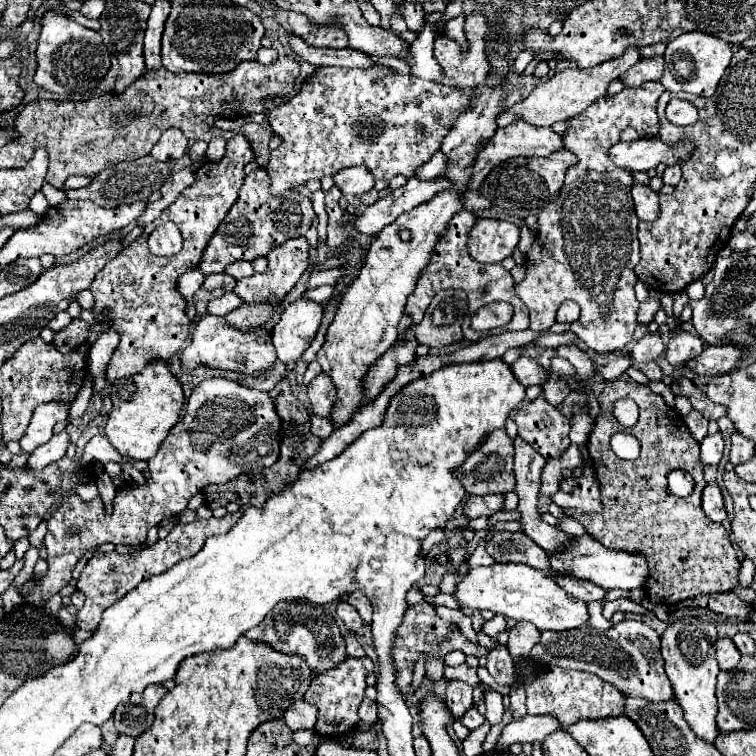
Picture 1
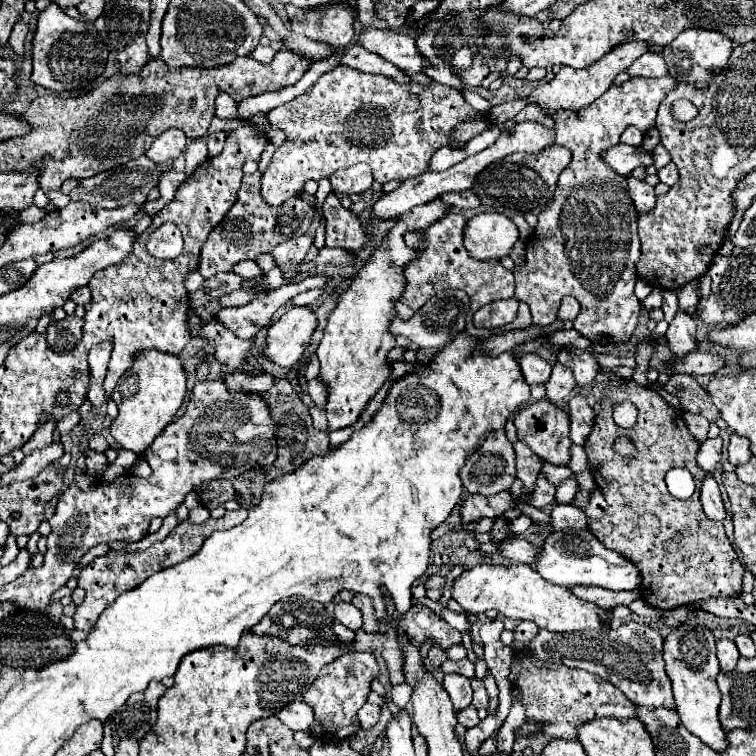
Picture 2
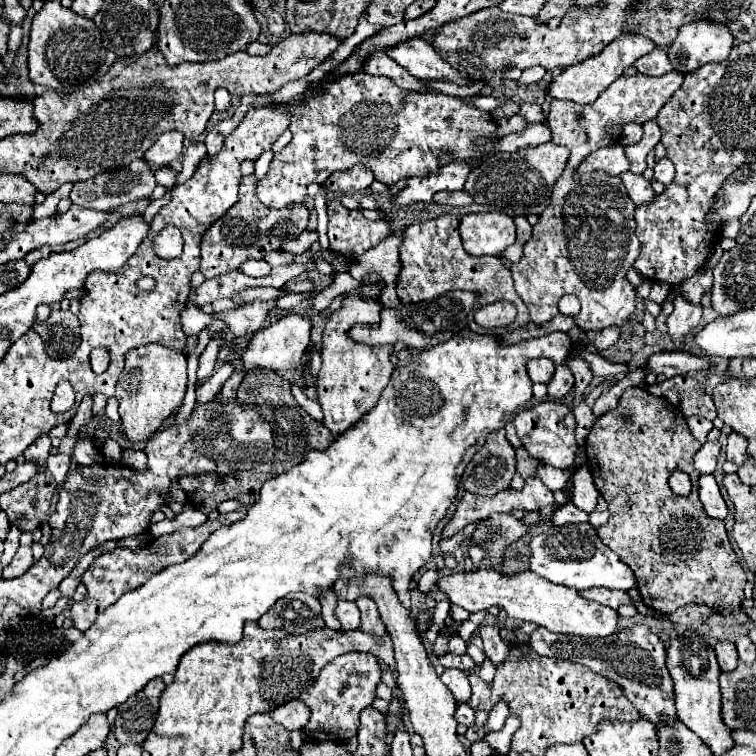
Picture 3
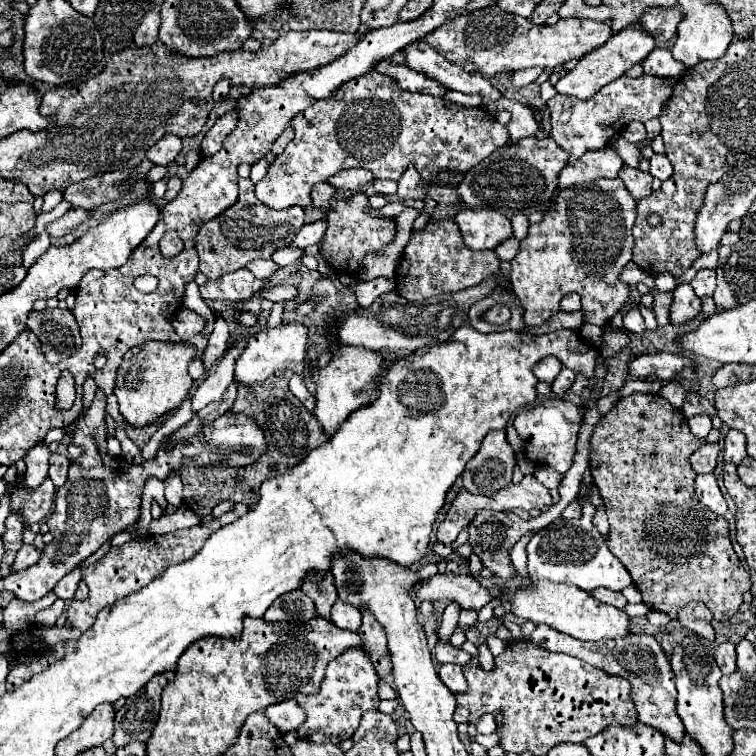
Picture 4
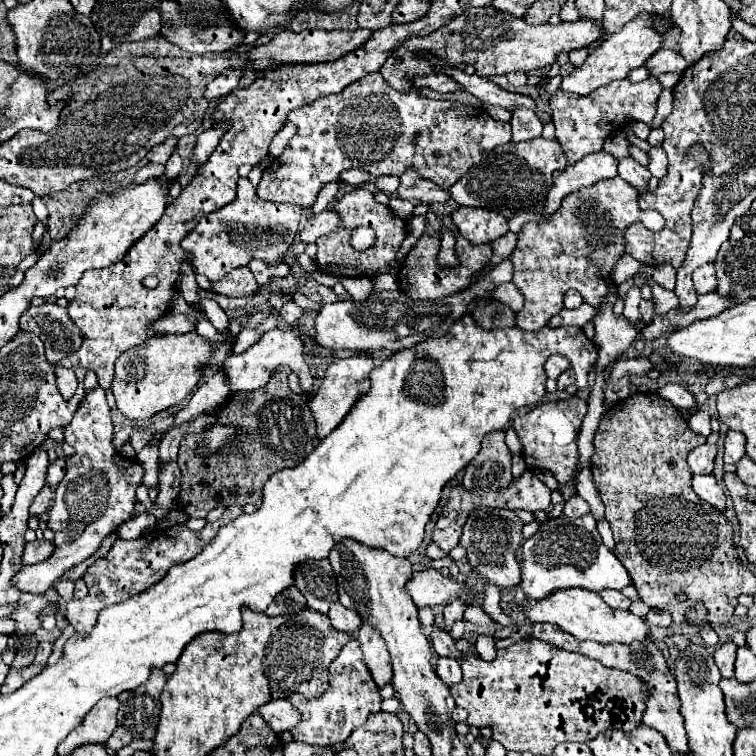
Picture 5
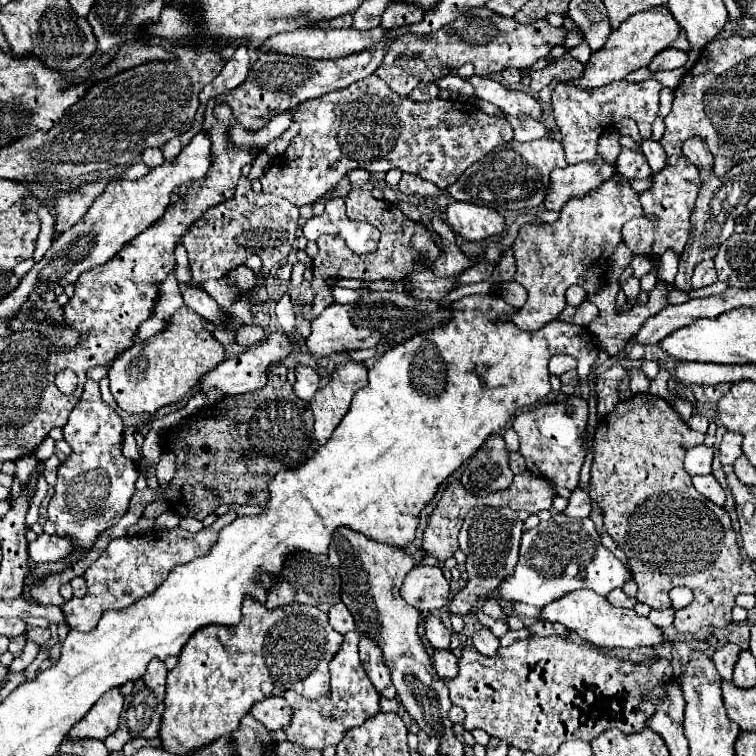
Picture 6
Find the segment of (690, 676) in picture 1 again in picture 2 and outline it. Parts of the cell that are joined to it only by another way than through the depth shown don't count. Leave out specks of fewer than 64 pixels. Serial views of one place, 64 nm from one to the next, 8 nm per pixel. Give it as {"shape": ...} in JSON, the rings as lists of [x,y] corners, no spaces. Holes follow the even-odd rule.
{"shape":[[[696,610],[690,618],[680,622],[664,640],[664,660],[666,660],[666,674],[672,682],[676,710],[682,718],[682,724],[704,740],[712,750],[722,752],[728,742],[724,738],[724,730],[718,722],[718,706],[720,706],[720,692],[716,686],[716,676],[720,672],[718,658],[716,658],[716,638],[712,634],[710,614],[704,610]]]}

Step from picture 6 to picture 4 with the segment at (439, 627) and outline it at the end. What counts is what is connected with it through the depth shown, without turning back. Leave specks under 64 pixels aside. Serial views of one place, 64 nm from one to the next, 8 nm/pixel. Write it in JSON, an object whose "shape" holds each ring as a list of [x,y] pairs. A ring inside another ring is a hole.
{"shape":[[[438,642],[438,644],[436,644],[436,662],[440,662],[440,664],[458,664],[458,666],[468,666],[470,660],[472,660],[470,654],[452,648],[450,642]]]}

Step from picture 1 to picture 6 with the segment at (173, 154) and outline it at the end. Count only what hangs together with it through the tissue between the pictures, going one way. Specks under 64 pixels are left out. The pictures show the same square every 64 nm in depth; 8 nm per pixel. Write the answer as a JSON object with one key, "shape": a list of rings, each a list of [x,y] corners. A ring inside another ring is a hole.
{"shape":[[[148,148],[148,150],[144,150],[144,154],[142,154],[142,162],[144,162],[146,166],[150,166],[150,168],[160,166],[160,162],[164,162],[162,150],[160,150],[160,148]]]}

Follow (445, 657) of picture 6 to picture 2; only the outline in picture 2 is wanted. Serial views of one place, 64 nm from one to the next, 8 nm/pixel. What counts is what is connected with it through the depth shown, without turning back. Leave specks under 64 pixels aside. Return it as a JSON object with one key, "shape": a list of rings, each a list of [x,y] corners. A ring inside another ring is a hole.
{"shape":[[[446,674],[442,686],[448,692],[456,712],[460,712],[460,710],[470,706],[470,702],[472,702],[472,688],[470,688],[470,680],[468,678],[464,678],[460,674]]]}

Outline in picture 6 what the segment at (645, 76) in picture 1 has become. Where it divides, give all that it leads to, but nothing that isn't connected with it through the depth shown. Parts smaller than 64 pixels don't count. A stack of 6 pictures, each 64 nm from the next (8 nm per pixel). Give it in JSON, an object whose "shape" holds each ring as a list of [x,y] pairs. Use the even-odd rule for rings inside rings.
{"shape":[[[666,48],[662,52],[658,52],[652,62],[648,64],[650,72],[660,72],[660,70],[674,70],[674,68],[682,68],[688,60],[688,54],[676,48]]]}

